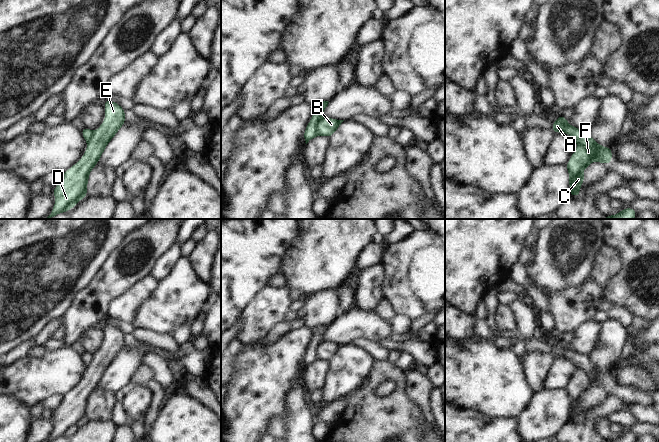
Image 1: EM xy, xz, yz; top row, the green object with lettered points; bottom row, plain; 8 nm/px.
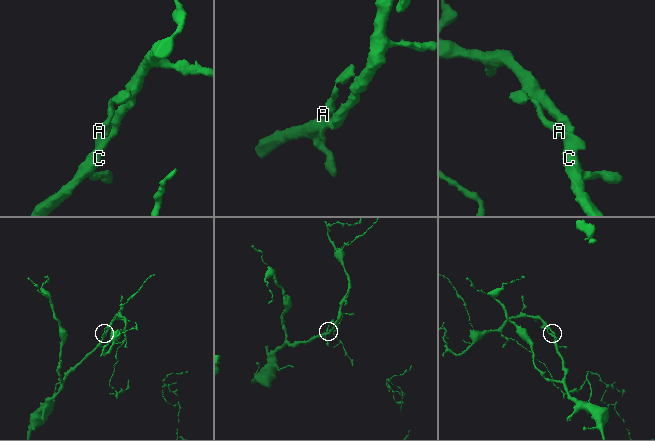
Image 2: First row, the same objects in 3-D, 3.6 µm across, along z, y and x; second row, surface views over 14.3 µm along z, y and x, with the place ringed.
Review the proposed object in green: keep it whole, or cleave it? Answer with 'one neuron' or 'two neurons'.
two neurons

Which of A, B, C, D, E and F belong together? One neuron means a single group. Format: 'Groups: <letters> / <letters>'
Groups: A / B C D E F.

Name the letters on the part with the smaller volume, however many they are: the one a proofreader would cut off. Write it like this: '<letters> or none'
A

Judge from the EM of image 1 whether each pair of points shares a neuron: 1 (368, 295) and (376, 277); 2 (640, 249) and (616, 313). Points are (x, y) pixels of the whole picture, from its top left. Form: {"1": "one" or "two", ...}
{"1": "one", "2": "two"}

